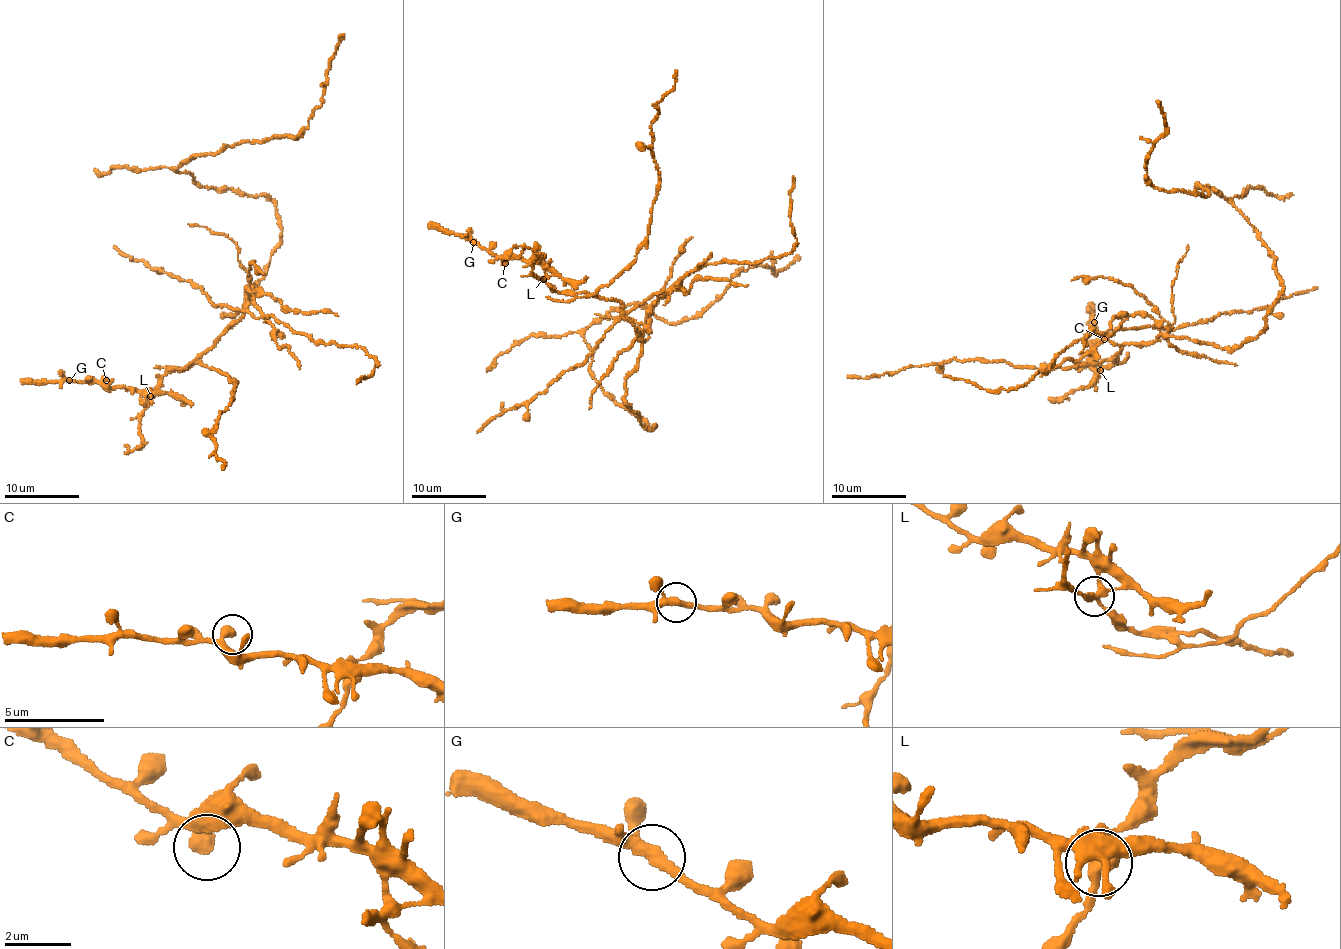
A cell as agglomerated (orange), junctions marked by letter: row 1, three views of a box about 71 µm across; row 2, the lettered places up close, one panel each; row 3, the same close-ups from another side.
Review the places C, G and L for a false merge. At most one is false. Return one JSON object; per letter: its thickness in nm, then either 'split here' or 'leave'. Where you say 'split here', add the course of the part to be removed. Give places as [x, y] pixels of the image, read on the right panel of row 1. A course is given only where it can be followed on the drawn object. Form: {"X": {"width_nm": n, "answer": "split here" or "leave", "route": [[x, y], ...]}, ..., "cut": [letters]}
{"C": {"width_nm": 360, "answer": "leave"}, "G": {"width_nm": 280, "answer": "leave"}, "L": {"width_nm": 280, "answer": "split here", "route": [[1099, 371], [1161, 335], [1233, 351], [1282, 290], [1234, 205], [1151, 184], [1157, 102]]}, "cut": ["L"]}

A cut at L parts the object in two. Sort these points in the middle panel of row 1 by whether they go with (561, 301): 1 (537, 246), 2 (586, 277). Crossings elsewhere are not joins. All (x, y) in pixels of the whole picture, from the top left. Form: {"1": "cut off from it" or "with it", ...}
{"1": "with it", "2": "cut off from it"}

